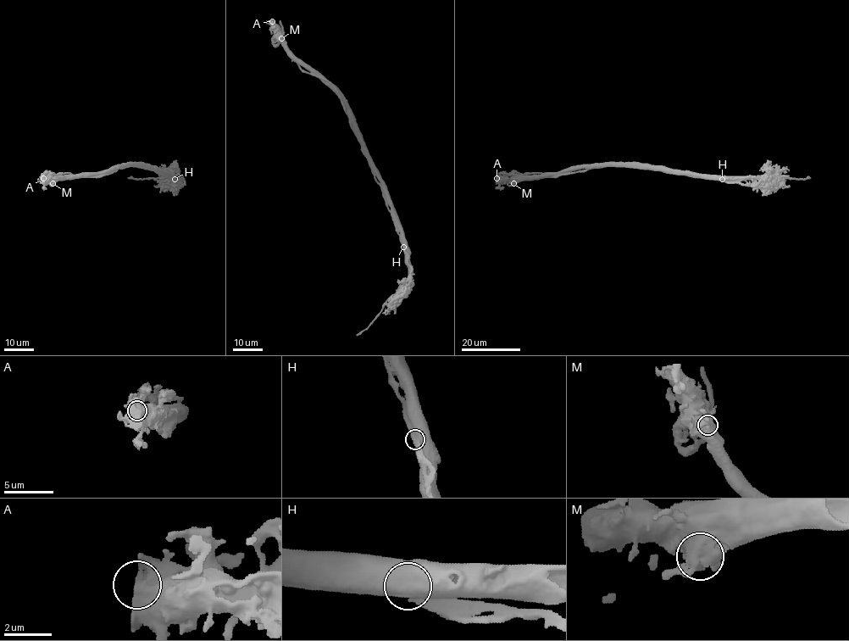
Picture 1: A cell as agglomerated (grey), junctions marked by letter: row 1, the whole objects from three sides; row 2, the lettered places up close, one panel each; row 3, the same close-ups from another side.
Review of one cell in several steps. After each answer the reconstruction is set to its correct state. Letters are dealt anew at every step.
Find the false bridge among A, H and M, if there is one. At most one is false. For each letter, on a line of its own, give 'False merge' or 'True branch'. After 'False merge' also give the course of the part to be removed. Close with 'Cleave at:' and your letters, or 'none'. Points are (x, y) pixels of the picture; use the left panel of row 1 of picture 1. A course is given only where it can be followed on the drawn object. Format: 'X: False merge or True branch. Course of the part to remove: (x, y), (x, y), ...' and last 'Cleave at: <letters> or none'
A: True branch
H: False merge. Course of the part to remove: (174, 179), (152, 169), (129, 165), (97, 176), (51, 174)
M: True branch
Cleave at: H

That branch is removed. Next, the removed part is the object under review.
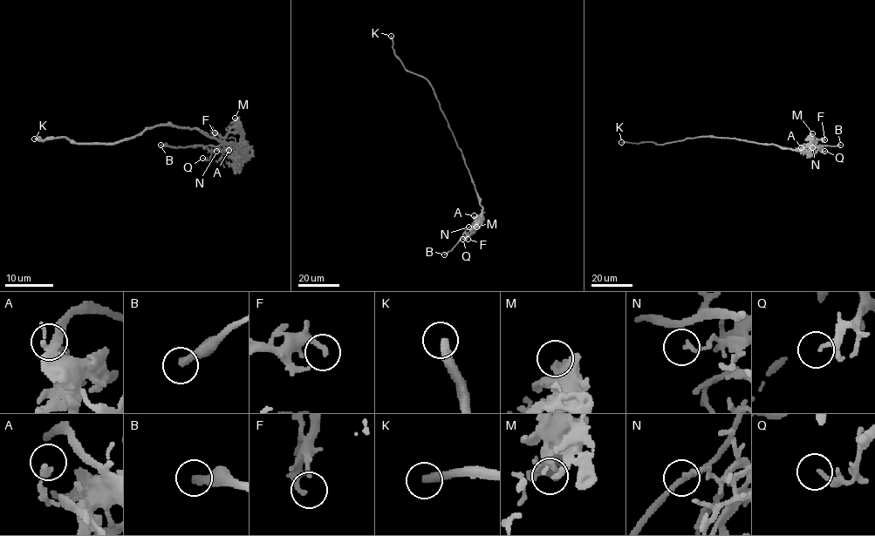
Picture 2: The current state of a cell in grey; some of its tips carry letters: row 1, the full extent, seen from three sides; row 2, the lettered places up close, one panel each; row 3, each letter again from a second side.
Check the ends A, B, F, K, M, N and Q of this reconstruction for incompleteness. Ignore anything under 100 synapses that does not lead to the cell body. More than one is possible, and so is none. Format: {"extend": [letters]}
{"extend": ["B"]}

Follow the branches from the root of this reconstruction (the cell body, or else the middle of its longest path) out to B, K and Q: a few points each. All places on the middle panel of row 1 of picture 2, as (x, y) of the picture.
B: (457, 144), (482, 210), (460, 240), (444, 254)
K: (457, 144), (431, 84), (405, 68), (394, 53), (391, 36)
Q: (457, 144), (482, 208), (465, 230), (466, 236), (462, 239)

